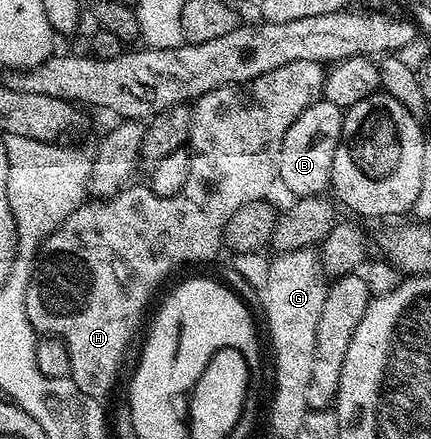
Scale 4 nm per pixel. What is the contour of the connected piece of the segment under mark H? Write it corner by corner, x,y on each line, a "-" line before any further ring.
289,61
289,65
281,65
279,69
273,69
269,73
261,73
252,83
240,83
221,89
213,89
209,93
202,95
200,99
194,100
191,107
191,138
189,140
189,150
191,153
191,168
189,169
189,181
185,181
185,189
168,199
157,199
146,197
147,199
123,199
124,197
112,197
109,199
95,199
94,201
83,202
77,210
69,213
65,221
43,242
43,248
35,260
35,268
31,274
31,279
27,282
27,292
25,293
25,313
33,325
36,333
44,336
56,335
69,349
69,365
71,374
69,378
75,382
77,389
89,397
102,400
103,395
107,395
115,387
115,382
119,379
119,370
123,367
123,358
127,355
127,346
131,343
131,338
135,335
135,330
139,327
139,322
143,319
143,310
147,307
147,302
155,295
155,290
167,279
167,274
174,267
179,267
182,263
203,263
206,259
214,257
221,251
223,244
223,230
243,205
249,202
266,200
271,191
271,186
276,186
279,178
279,162
281,161
281,141
285,141
285,133
289,133
289,125
309,109
309,105
318,103
323,94
323,76
325,74
324,64
317,61

